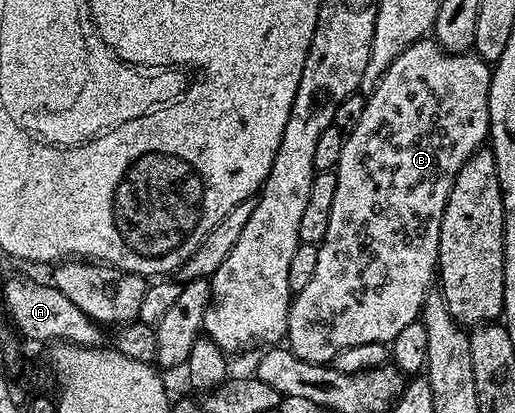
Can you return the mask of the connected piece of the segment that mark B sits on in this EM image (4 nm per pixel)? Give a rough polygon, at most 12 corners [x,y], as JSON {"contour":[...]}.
{"contour":[[410,44],[344,140],[287,349],[391,344],[493,67]]}

